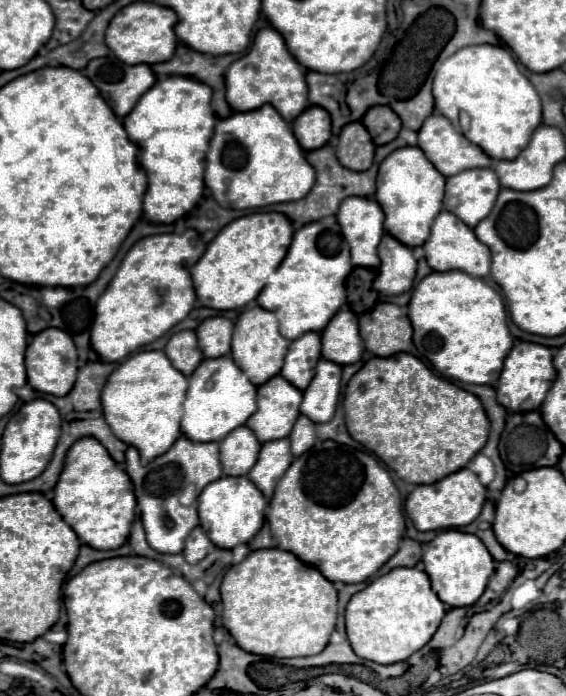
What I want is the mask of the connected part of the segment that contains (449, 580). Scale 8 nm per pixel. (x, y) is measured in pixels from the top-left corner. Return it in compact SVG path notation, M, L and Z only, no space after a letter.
M443 530L431 542L423 544L423 564L431 578L431 588L451 608L471 606L485 590L489 576L495 572L495 560L475 534L459 530Z

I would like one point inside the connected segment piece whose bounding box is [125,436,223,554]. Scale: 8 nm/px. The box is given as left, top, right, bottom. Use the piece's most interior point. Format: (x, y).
(157, 484)

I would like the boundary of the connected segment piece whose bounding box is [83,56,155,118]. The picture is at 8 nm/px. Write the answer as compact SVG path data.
M115 56L91 60L83 68L83 74L99 88L101 96L109 102L119 118L127 116L141 94L155 84L155 74L149 66L129 66Z

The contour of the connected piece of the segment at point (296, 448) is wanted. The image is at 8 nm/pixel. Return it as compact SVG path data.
M299 416L291 434L289 434L289 440L291 440L293 456L299 456L299 454L307 452L315 442L315 424L309 418Z

